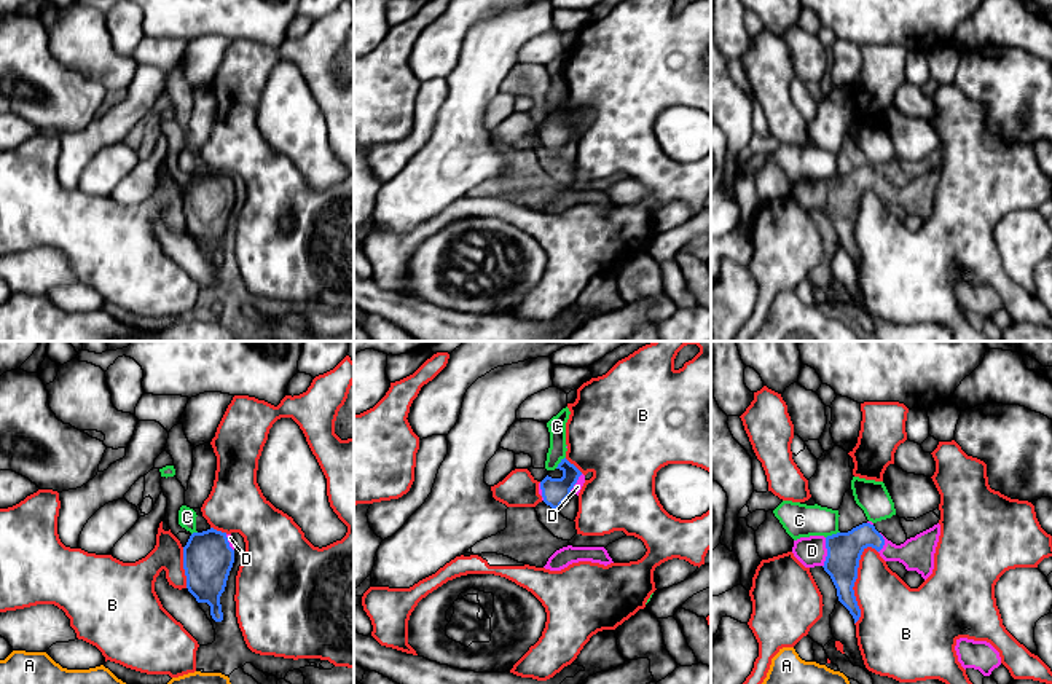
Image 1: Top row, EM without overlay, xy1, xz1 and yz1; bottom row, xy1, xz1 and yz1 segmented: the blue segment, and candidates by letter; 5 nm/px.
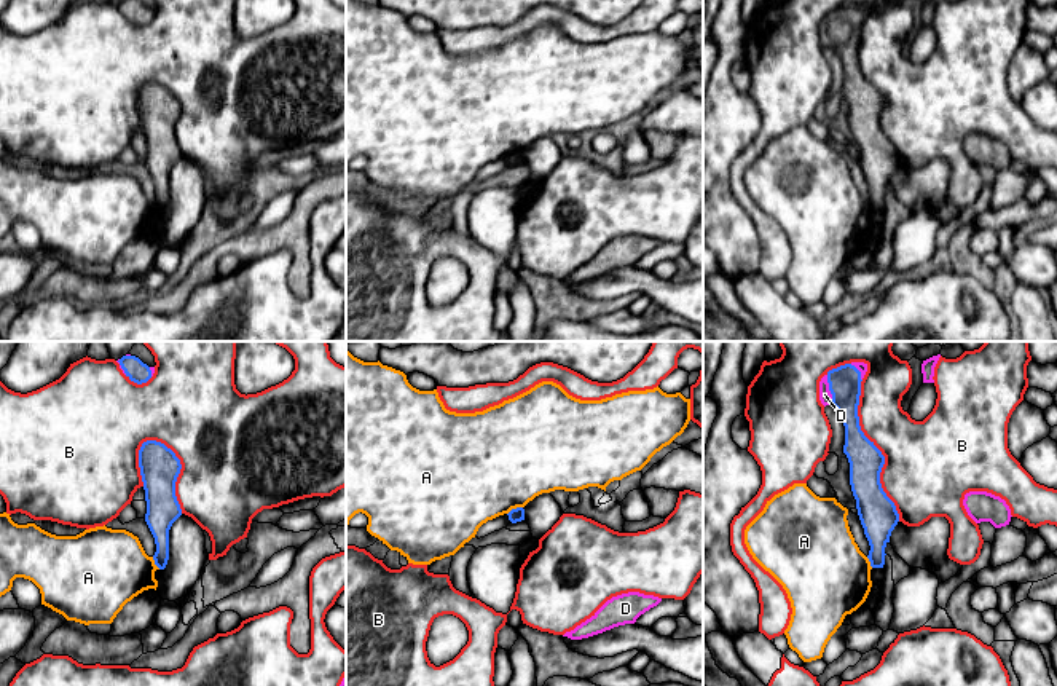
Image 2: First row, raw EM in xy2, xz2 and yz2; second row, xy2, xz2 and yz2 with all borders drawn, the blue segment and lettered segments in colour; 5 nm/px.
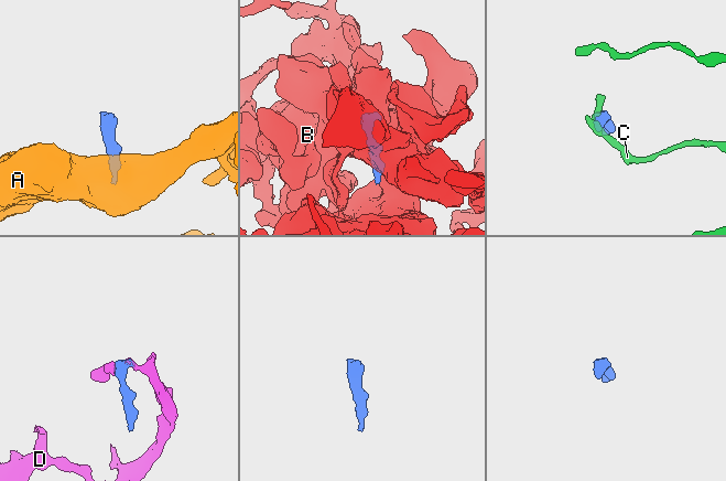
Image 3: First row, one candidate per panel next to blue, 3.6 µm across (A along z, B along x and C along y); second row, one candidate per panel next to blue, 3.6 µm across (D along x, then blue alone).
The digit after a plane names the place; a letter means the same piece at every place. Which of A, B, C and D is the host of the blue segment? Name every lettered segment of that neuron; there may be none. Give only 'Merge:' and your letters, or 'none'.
Merge: D

